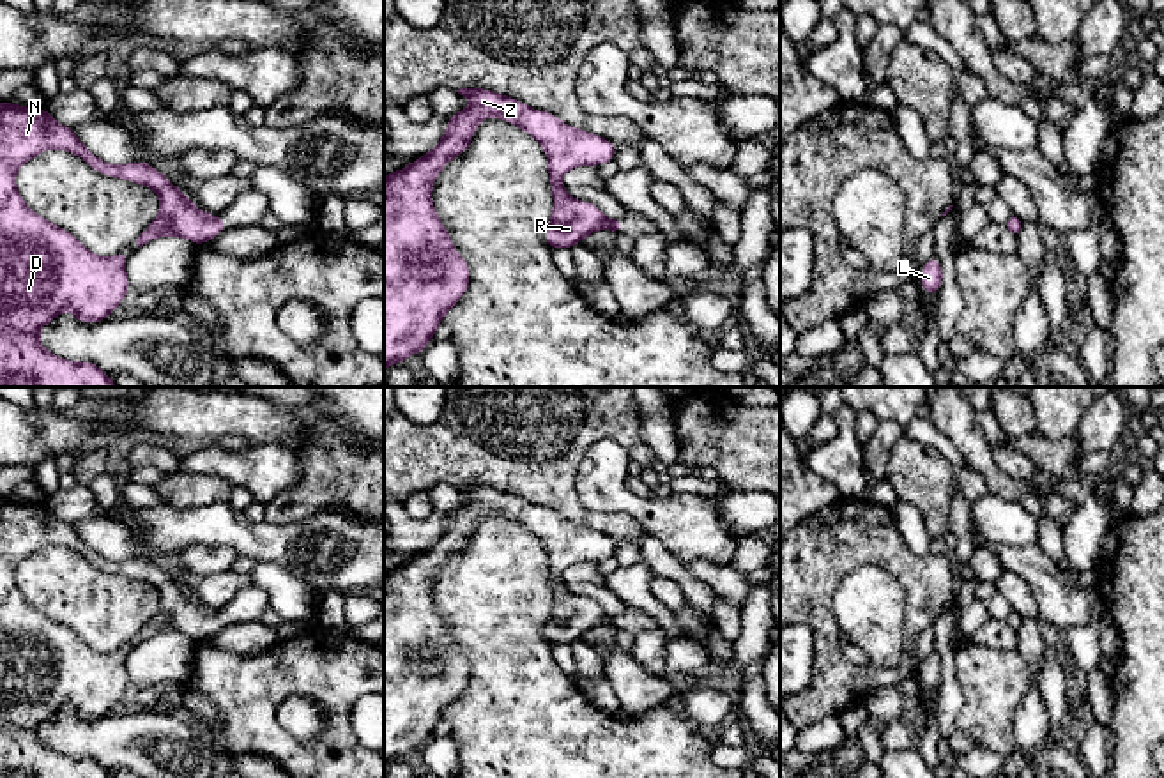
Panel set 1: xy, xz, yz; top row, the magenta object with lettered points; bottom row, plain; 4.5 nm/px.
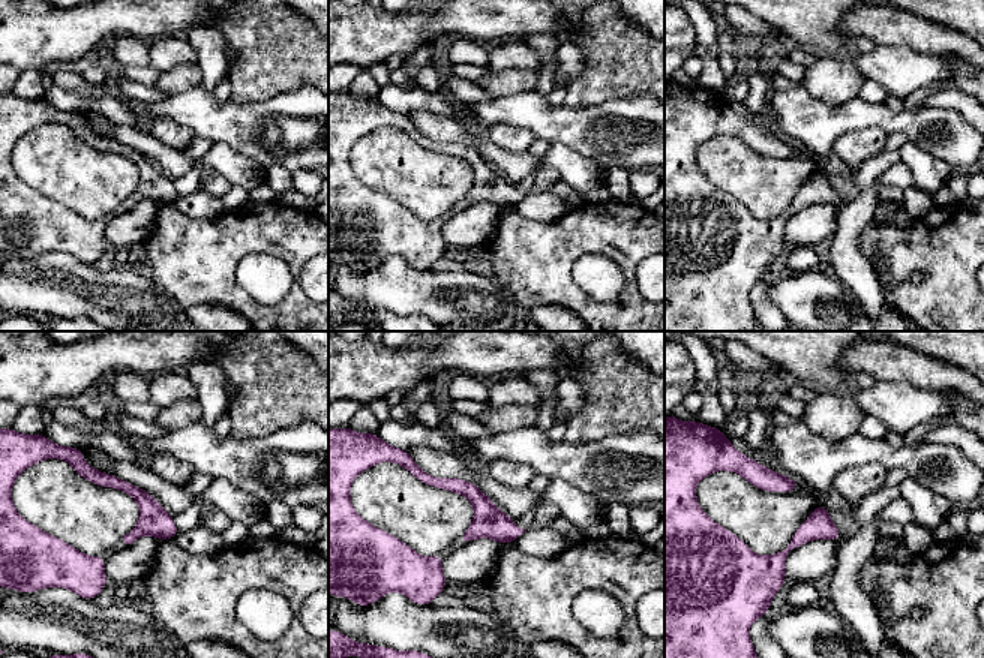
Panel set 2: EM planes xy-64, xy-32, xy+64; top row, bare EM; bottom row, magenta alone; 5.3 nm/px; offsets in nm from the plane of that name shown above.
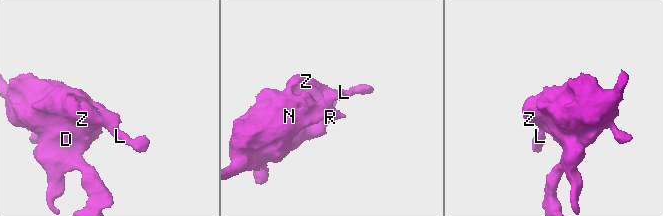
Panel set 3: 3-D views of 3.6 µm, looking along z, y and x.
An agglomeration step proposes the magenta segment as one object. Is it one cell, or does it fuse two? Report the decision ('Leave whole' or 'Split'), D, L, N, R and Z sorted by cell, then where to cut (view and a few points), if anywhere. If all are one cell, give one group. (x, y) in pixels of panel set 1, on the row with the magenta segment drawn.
Leave whole. Groups: D L N R Z. No split

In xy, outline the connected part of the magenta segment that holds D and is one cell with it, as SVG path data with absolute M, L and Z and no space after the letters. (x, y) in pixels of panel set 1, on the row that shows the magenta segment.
M12 101L0 103L0 387L117 387L111 377L101 368L97 368L92 361L73 362L67 359L60 359L55 354L48 352L37 338L37 332L46 324L53 322L67 309L76 315L76 320L80 324L92 324L110 318L111 311L122 304L127 290L131 288L126 274L126 262L131 255L127 249L113 256L101 258L94 255L87 246L83 246L73 233L32 212L27 202L21 198L16 187L18 170L27 161L50 149L67 150L83 159L94 172L104 177L143 184L147 187L152 187L159 194L159 214L138 237L136 242L140 248L154 240L156 237L184 237L195 246L202 246L218 237L221 232L225 232L228 225L223 221L223 216L212 216L195 207L186 193L182 193L175 184L172 184L159 170L156 170L149 163L104 163L81 143L74 129L58 124L46 111L44 106L25 108Z

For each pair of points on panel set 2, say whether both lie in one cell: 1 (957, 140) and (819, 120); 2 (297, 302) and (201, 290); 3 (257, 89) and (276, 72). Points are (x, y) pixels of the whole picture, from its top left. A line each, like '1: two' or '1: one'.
1: one
2: one
3: one

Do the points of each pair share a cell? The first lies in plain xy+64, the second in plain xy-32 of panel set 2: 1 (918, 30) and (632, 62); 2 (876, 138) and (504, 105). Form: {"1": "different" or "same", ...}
{"1": "different", "2": "different"}

